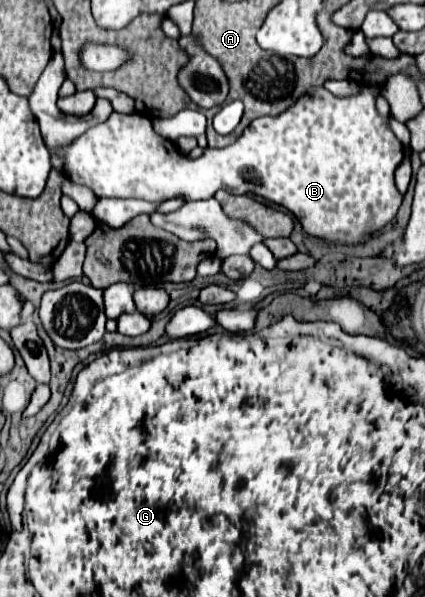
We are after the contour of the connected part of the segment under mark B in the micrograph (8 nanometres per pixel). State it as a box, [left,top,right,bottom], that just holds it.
[59,84,403,244]

